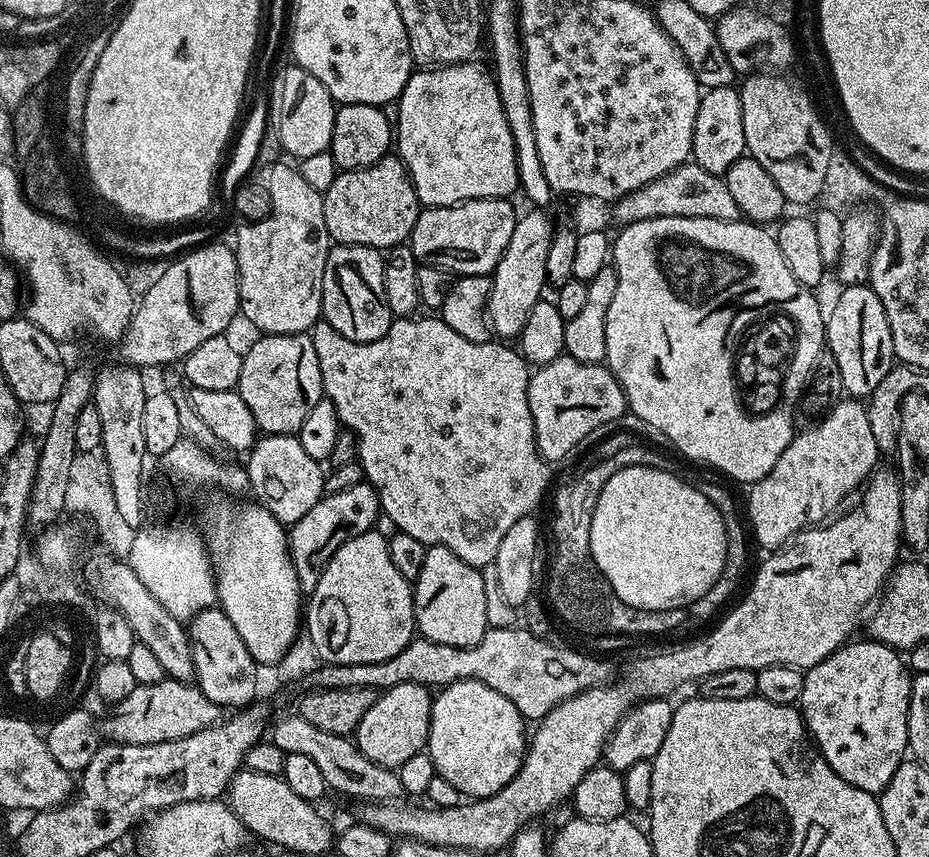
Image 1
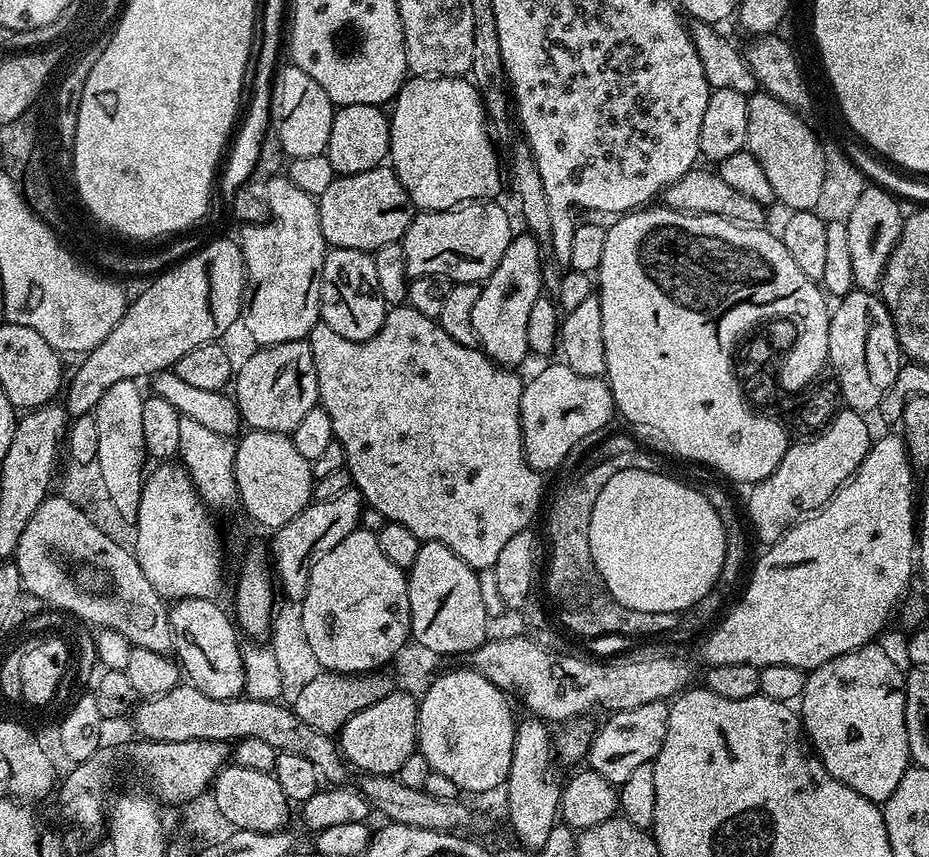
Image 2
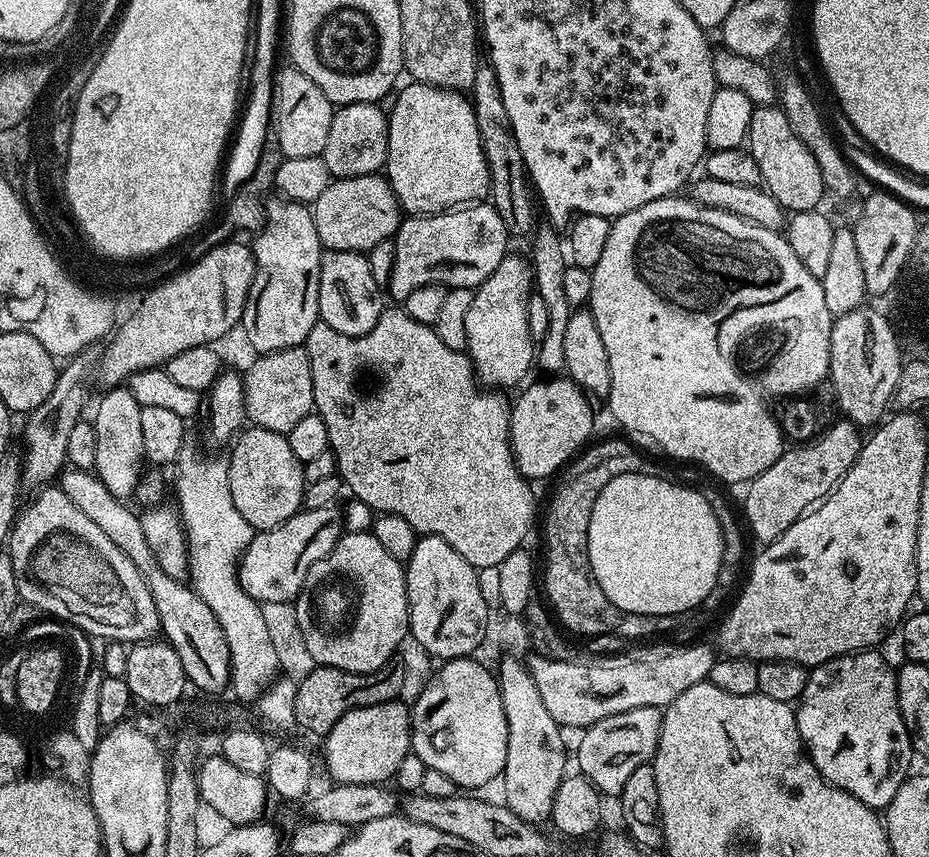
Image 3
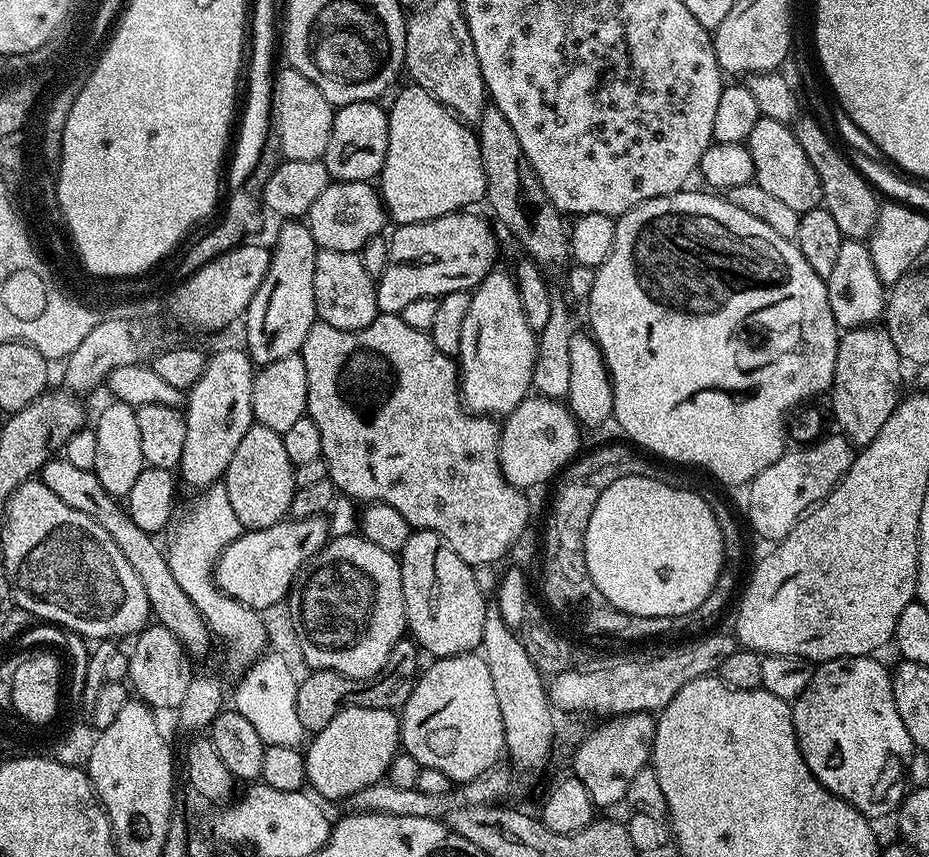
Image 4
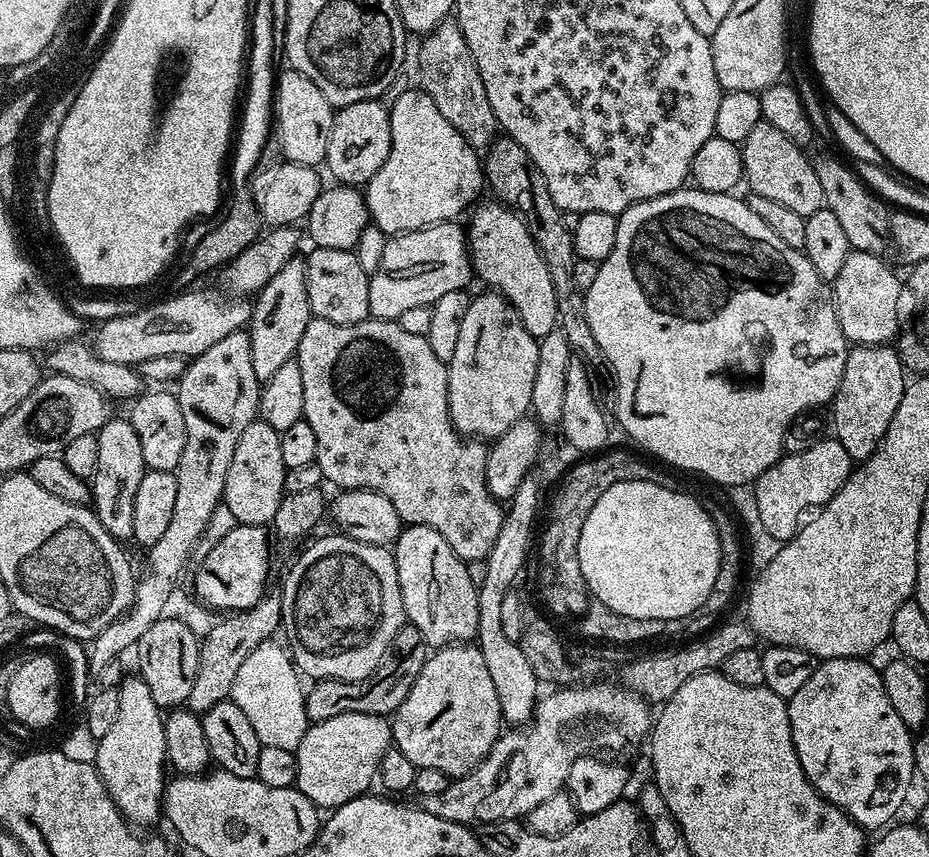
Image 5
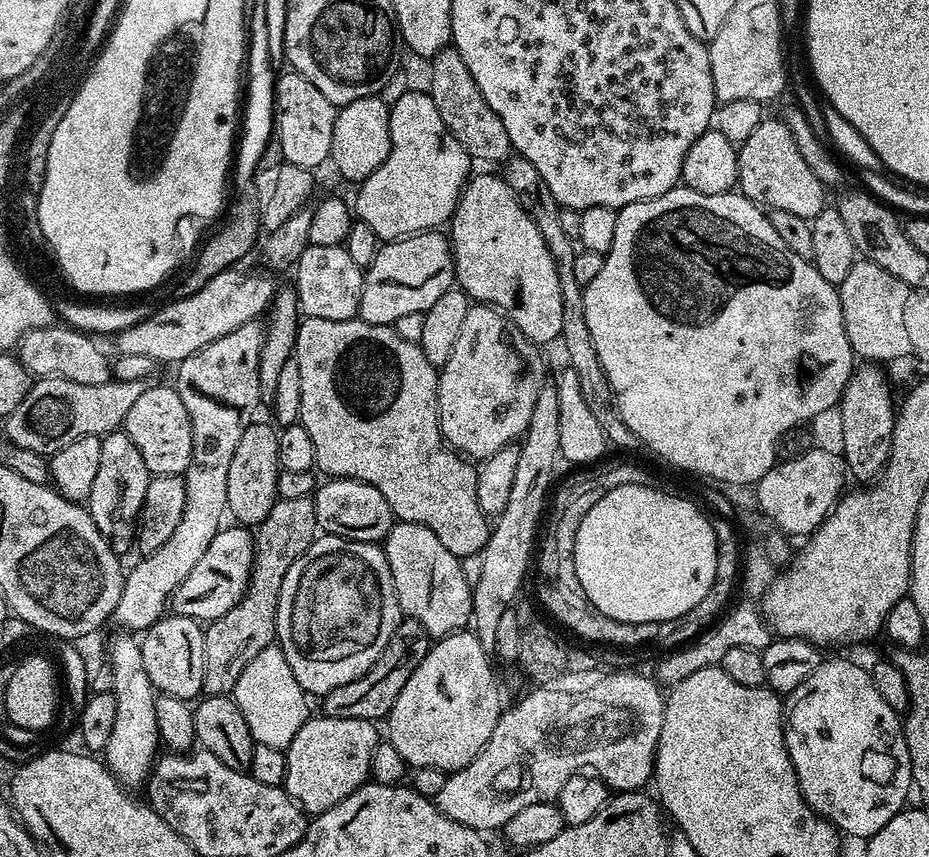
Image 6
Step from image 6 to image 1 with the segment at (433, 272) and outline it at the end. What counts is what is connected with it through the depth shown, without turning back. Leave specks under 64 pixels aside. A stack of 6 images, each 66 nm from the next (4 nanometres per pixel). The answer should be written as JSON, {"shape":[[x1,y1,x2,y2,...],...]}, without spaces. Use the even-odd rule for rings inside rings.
{"shape":[[508,198,466,200,448,208,424,208,410,237,414,258,457,277,491,274,502,258,502,250,510,243,510,234,514,234,518,212,512,209,512,202]]}

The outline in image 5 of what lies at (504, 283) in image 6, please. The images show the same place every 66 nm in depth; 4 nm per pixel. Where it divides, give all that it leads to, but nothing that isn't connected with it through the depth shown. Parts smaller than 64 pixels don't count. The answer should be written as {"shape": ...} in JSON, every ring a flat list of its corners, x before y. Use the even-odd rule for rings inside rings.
{"shape":[[499,202,491,203,481,203,471,213,472,221,466,224,473,273,479,279,481,276,489,289,499,292,511,302,512,309,532,336,539,338,550,334,558,326,558,298,554,298,550,270,546,270,546,262,530,230,524,225,524,219]]}

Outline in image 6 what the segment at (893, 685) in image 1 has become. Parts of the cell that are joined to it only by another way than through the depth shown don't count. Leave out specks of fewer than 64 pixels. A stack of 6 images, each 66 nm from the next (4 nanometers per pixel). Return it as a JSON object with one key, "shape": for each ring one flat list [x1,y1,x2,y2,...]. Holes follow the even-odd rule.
{"shape":[[821,659,818,670,787,693,784,741,804,801,845,837,878,834,913,791,901,717,878,694,871,671,852,660]]}

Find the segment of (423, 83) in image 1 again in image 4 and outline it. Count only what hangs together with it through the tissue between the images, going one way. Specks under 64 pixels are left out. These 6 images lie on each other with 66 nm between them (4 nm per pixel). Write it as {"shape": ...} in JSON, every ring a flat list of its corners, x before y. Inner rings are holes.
{"shape":[[407,87,397,94,392,108,387,109,388,149,378,177,378,191,384,199,384,207,397,225,433,220,448,212,468,210,486,196,486,174,482,170,482,154,475,131,426,90]]}

